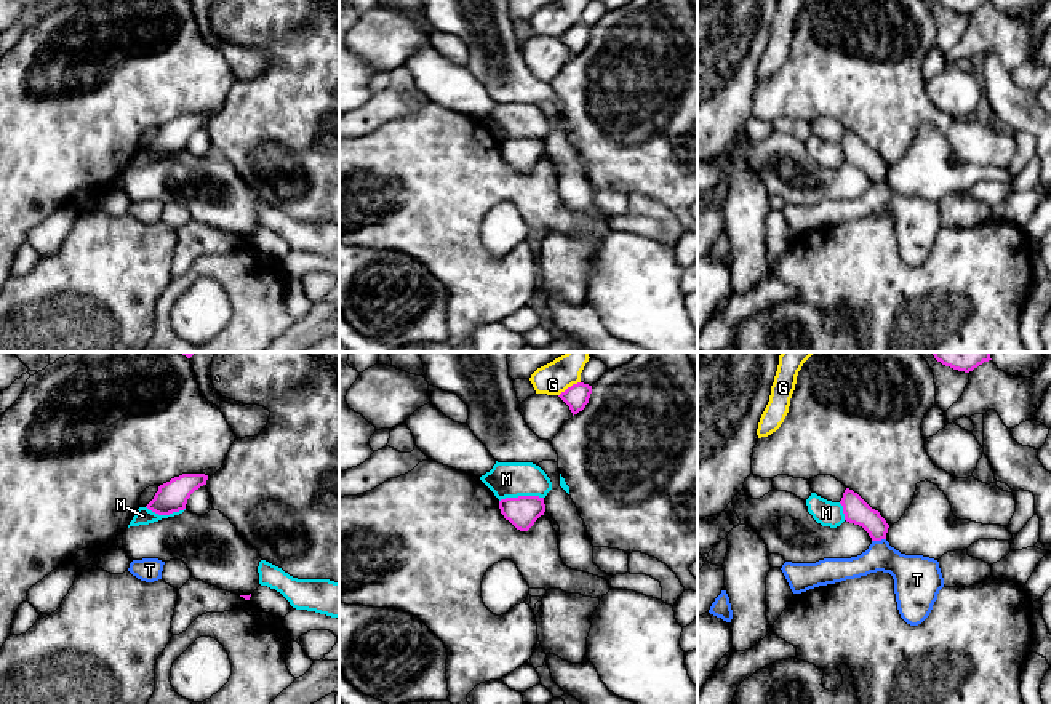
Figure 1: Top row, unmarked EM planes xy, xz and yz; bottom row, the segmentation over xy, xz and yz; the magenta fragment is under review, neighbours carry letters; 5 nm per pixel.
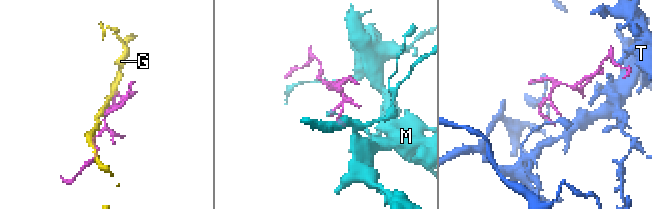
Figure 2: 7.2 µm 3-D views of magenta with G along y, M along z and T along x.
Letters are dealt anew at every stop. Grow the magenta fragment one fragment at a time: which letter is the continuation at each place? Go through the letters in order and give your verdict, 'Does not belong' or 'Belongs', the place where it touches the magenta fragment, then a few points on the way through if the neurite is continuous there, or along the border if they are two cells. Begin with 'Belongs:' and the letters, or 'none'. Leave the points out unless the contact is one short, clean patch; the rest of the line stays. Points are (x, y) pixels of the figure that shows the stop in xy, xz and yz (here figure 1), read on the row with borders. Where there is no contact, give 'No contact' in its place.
Belongs: none
G: Does not belong. Touches magenta at xz (568, 388). Boundary: xz (579, 381), (568, 386), (559, 396)
M: Does not belong. Touches magenta at xz (520, 496)
T: Does not belong. Touches magenta at yz (879, 540). Boundary: yz (885, 538), (872, 541)

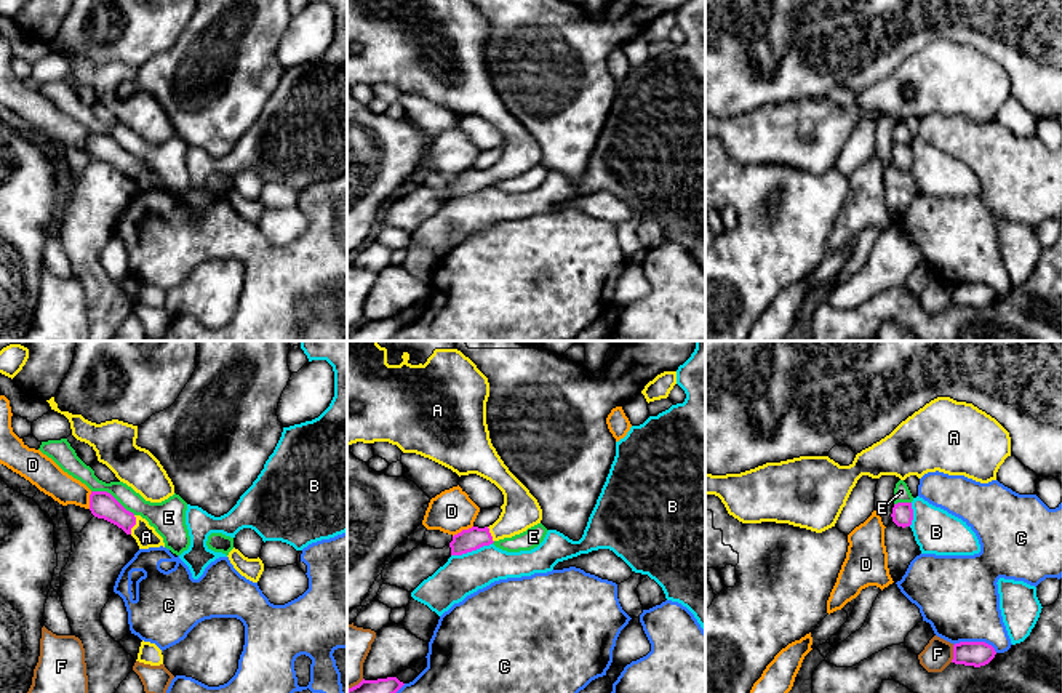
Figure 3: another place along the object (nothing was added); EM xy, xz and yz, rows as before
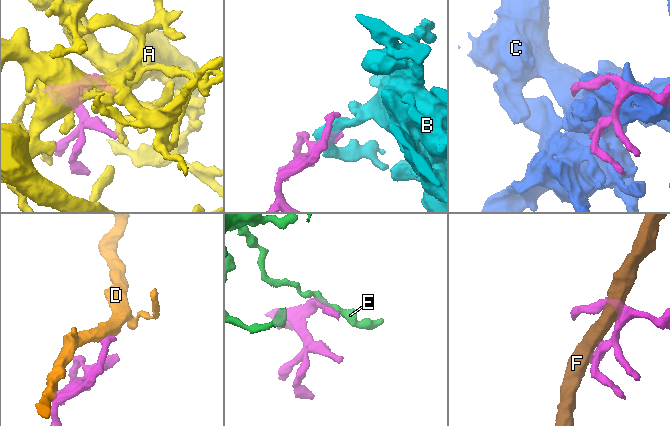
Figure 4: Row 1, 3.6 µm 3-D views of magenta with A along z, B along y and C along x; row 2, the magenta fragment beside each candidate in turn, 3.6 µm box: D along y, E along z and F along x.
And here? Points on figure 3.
Belongs: A
A: Belongs. Touches magenta at xy (135, 524). Path across: xy (103, 504), (135, 524), (146, 536)
B: Does not belong. Touches magenta at xz (471, 551)
C: Does not belong. Touches magenta at yz (976, 642)
D: Does not belong. Touches magenta at xz (463, 530). Boundary: xz (472, 525), (453, 536)
E: Does not belong. Touches magenta at xy (112, 496). Boundary: xy (91, 490), (109, 492), (135, 514)
F: Does not belong. Touches magenta at yz (954, 653)

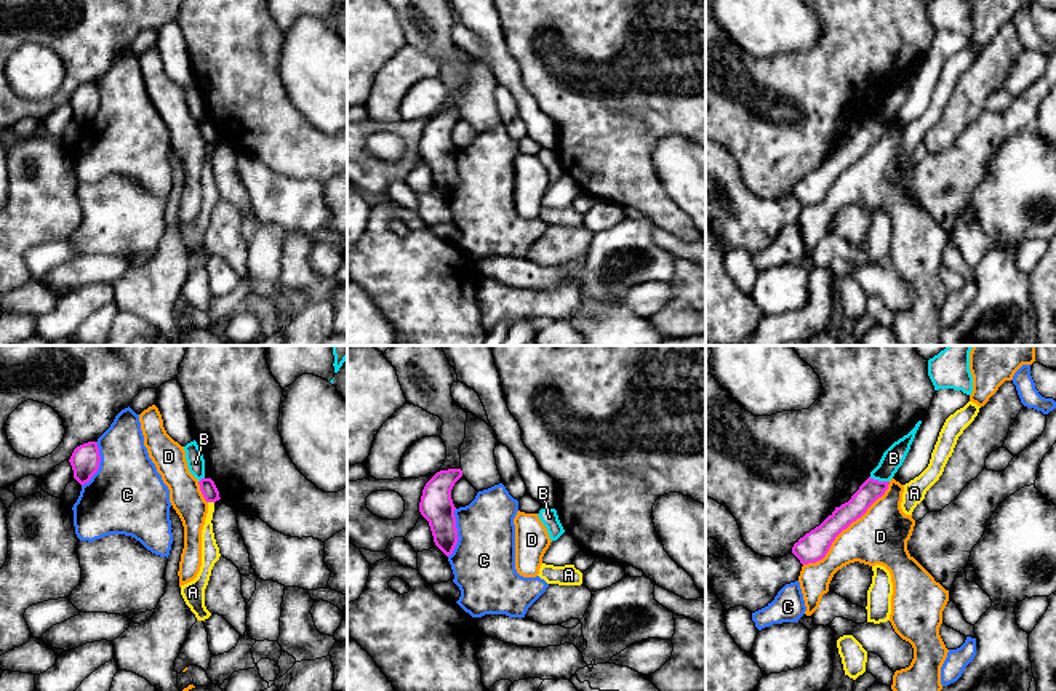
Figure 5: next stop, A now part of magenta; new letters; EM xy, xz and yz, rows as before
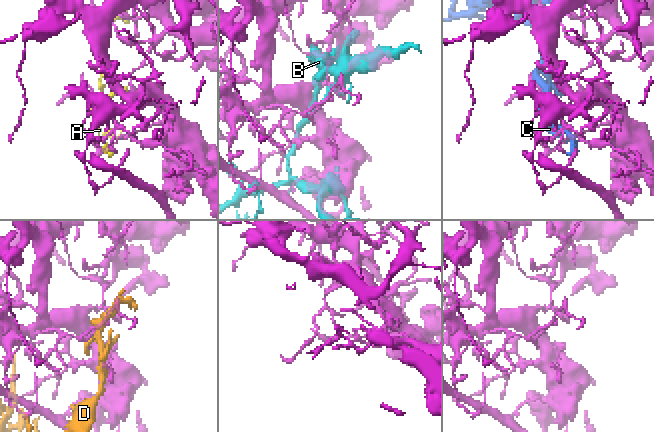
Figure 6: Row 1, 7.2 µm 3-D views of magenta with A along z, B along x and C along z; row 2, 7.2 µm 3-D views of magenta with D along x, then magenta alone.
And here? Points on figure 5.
Belongs: none
A: Does not belong. Touches magenta at xy (212, 501)
B: Does not belong. Touches magenta at yz (879, 482)
C: Does not belong. Touches magenta at xz (456, 533)
D: Does not belong. Touches magenta at yz (845, 528)

